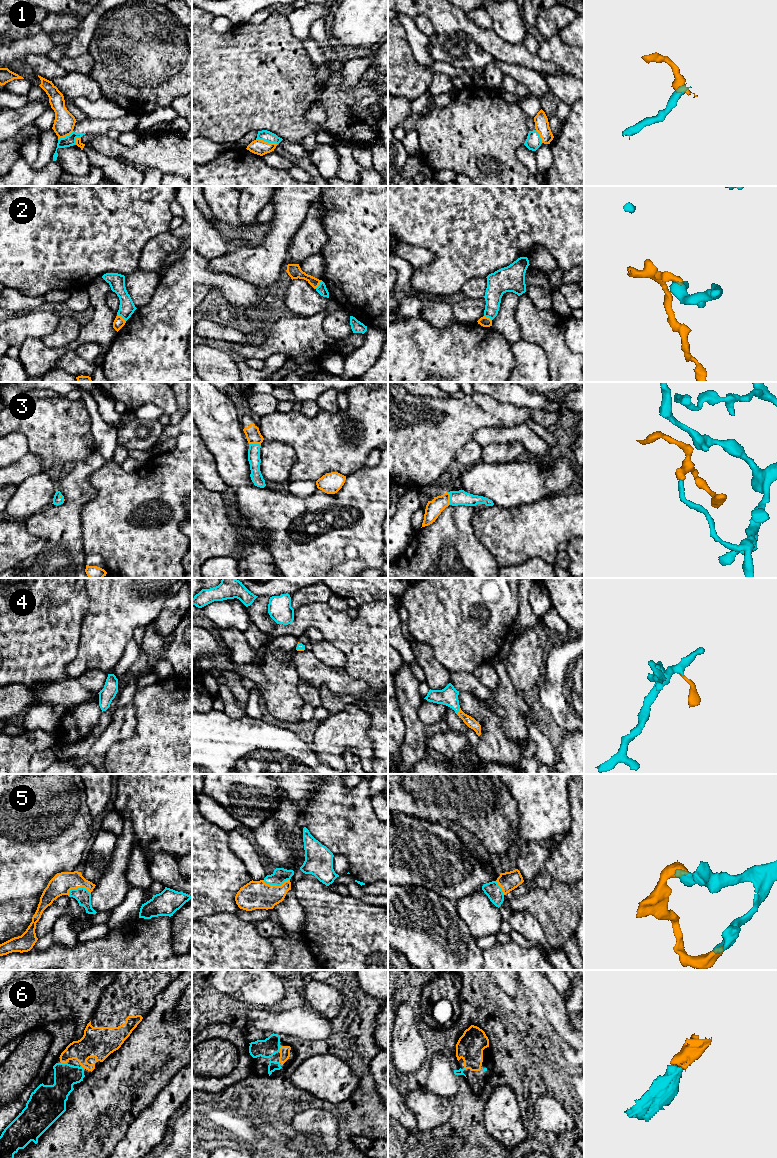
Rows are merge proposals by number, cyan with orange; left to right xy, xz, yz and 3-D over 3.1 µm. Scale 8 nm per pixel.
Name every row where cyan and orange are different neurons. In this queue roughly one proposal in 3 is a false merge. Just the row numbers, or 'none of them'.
1, 2

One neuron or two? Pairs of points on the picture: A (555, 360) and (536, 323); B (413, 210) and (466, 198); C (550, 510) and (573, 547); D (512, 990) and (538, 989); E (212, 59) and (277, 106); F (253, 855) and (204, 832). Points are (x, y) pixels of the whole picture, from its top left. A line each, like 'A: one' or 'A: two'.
A: one
B: one
C: two
D: two
E: one
F: two

